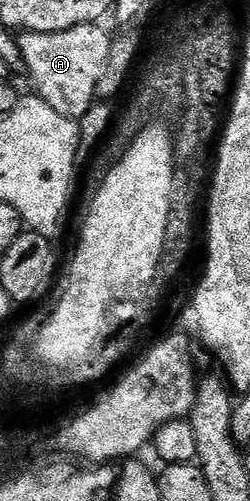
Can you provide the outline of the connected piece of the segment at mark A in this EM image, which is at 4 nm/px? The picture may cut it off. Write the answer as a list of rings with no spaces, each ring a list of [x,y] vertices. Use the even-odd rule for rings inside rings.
[[[99,24],[79,25],[66,31],[53,33],[19,34],[20,50],[25,66],[32,65],[32,81],[36,84],[35,92],[58,115],[79,119],[97,100],[96,88],[102,85],[102,73],[107,65],[107,55],[113,38]]]

